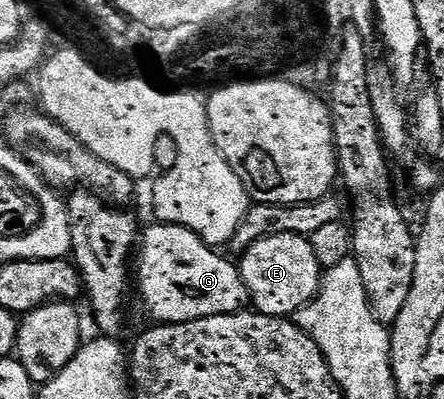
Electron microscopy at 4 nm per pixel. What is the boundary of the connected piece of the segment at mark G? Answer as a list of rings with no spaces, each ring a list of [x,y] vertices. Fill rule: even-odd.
[[[154,222],[150,229],[140,236],[140,251],[136,256],[136,288],[142,291],[142,300],[150,311],[151,321],[158,324],[183,324],[209,316],[223,316],[243,311],[250,299],[250,292],[242,277],[239,265],[222,256],[217,256],[193,228],[179,224]]]

